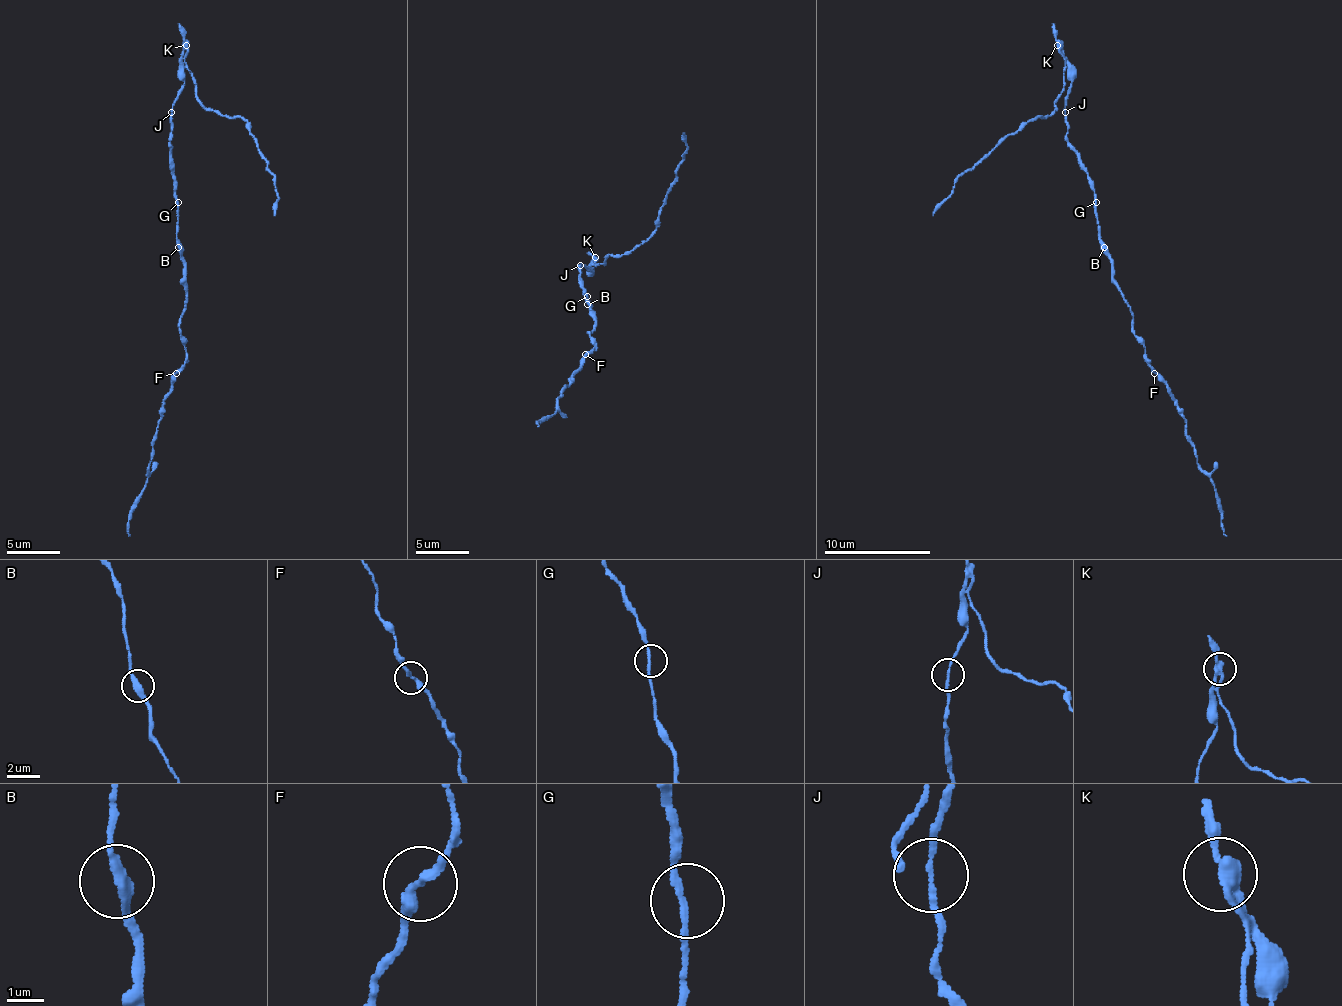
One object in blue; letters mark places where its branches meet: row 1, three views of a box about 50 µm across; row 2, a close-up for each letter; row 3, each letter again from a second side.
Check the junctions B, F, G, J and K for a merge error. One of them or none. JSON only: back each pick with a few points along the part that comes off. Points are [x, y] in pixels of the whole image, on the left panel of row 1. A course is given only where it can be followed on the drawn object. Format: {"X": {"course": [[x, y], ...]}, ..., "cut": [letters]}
{"K": {"course": [[186, 44], [184, 63], [194, 95], [202, 106], [240, 116], [266, 159], [277, 194], [274, 215]]}, "cut": ["K"]}

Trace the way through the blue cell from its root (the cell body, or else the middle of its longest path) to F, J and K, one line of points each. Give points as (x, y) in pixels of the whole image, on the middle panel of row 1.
F: (585, 294), (595, 320), (595, 328), (587, 334), (590, 342), (595, 344), (585, 355)
J: (585, 294), (579, 280), (579, 264)
K: (585, 294), (579, 280), (579, 267), (585, 264), (593, 272), (595, 256)

